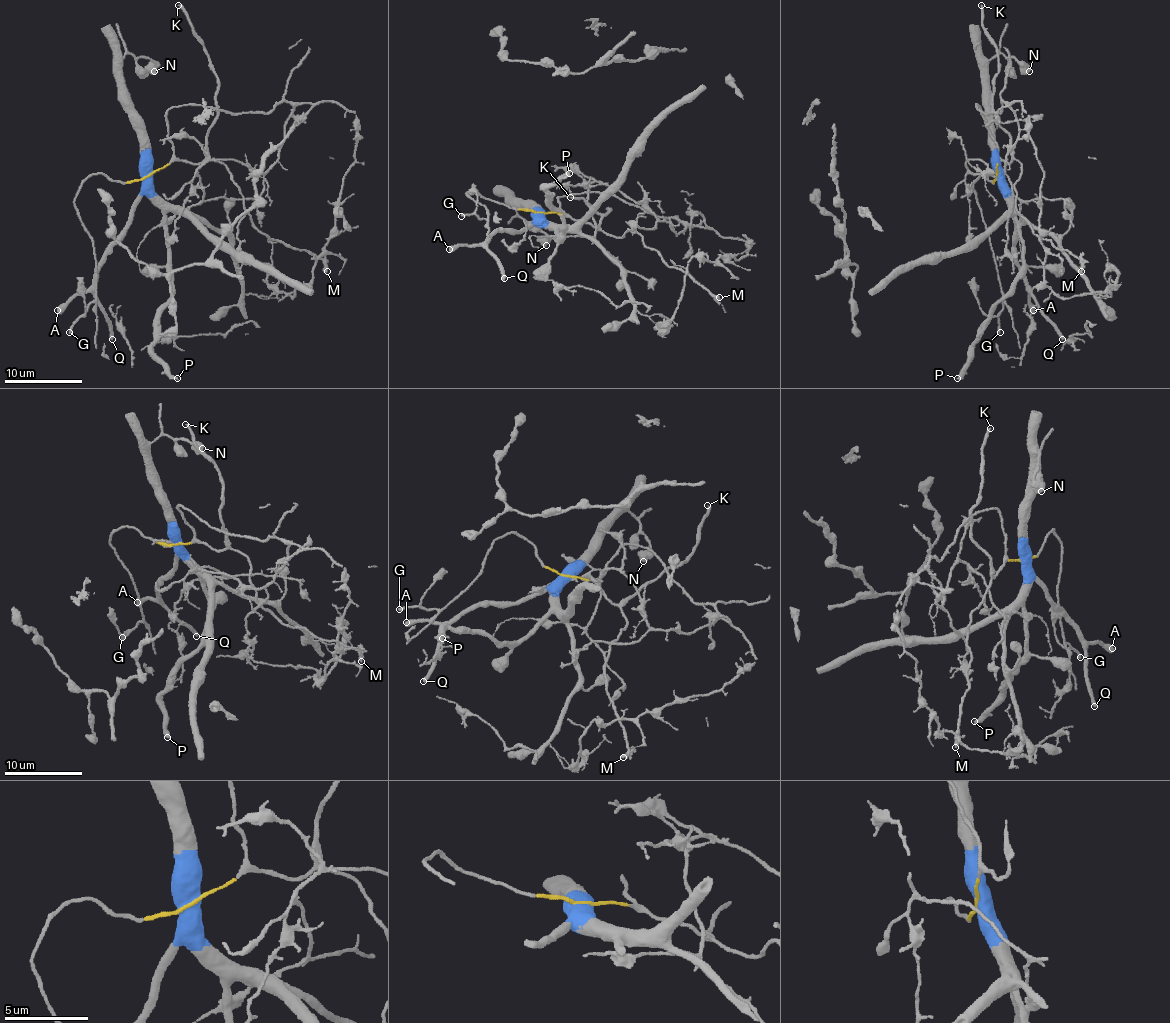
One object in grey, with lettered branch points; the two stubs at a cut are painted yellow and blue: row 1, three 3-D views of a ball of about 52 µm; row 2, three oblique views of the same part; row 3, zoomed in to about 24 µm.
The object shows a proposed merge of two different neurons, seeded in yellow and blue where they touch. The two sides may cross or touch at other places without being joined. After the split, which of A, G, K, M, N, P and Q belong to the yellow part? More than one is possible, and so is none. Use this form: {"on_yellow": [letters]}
{"on_yellow": ["G", "K", "M"]}

